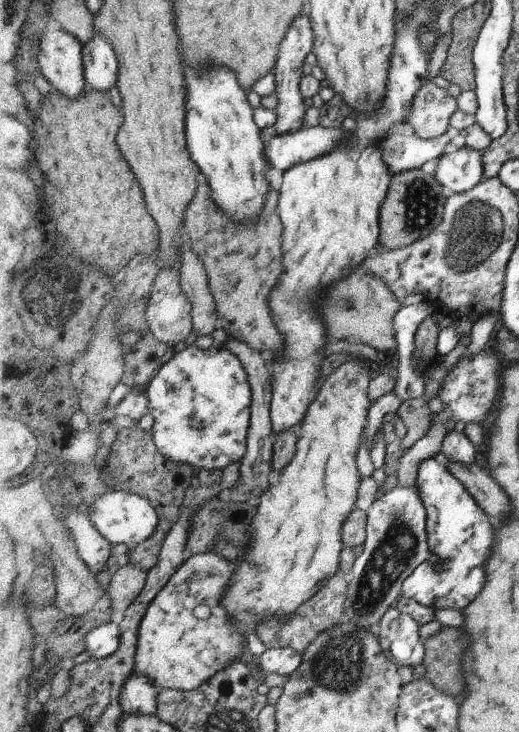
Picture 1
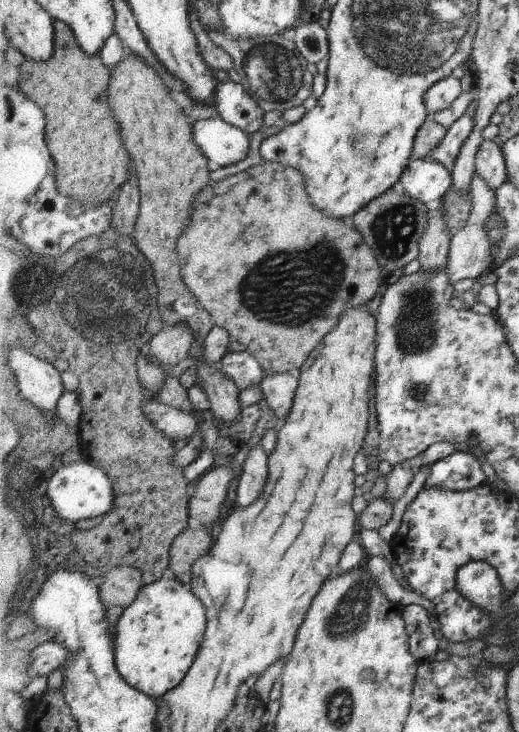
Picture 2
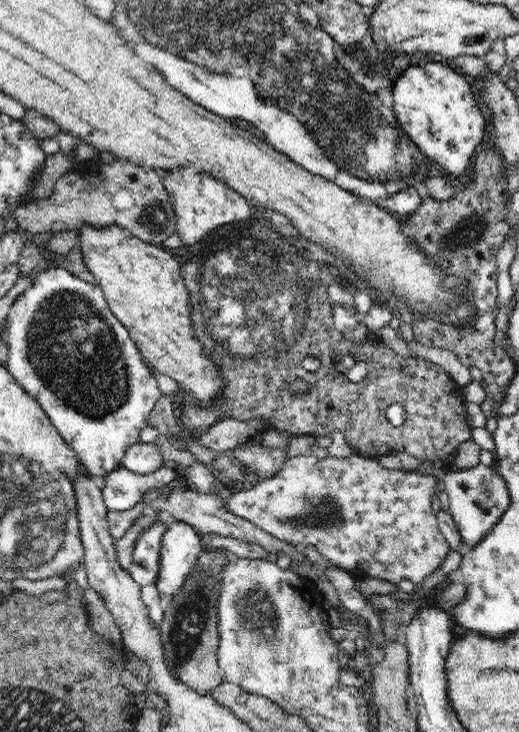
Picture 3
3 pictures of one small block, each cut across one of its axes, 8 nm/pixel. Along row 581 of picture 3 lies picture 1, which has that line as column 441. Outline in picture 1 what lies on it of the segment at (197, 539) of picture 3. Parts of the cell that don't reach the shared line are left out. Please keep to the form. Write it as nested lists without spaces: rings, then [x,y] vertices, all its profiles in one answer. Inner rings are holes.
[[[467,146],[460,148],[453,154],[444,154],[438,162],[435,180],[448,193],[466,192],[483,181],[483,156],[482,152],[473,150]]]

